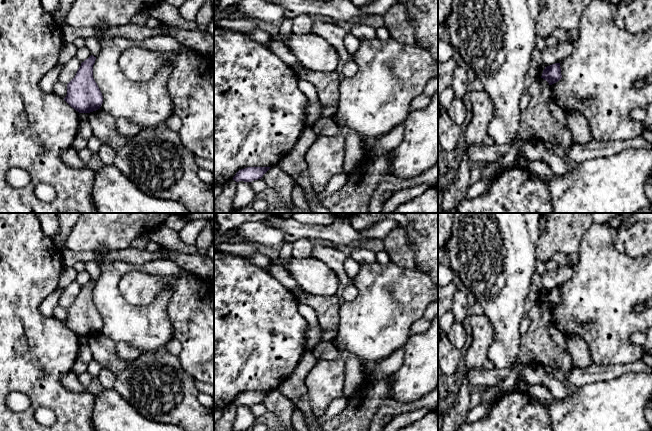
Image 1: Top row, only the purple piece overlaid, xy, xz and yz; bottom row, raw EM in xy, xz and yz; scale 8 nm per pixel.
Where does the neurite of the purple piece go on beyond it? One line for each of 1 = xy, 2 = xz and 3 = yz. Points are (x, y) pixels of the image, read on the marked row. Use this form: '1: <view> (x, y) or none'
1: none
2: none
3: none

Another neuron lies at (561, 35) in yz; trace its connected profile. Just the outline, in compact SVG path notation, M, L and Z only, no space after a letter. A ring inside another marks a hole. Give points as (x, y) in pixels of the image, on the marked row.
M556 28L552 35L557 39L558 42L565 42L569 40L568 31L562 28Z

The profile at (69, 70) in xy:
M77 57L72 58L63 66L58 81L67 85L75 77L81 63L82 62Z

